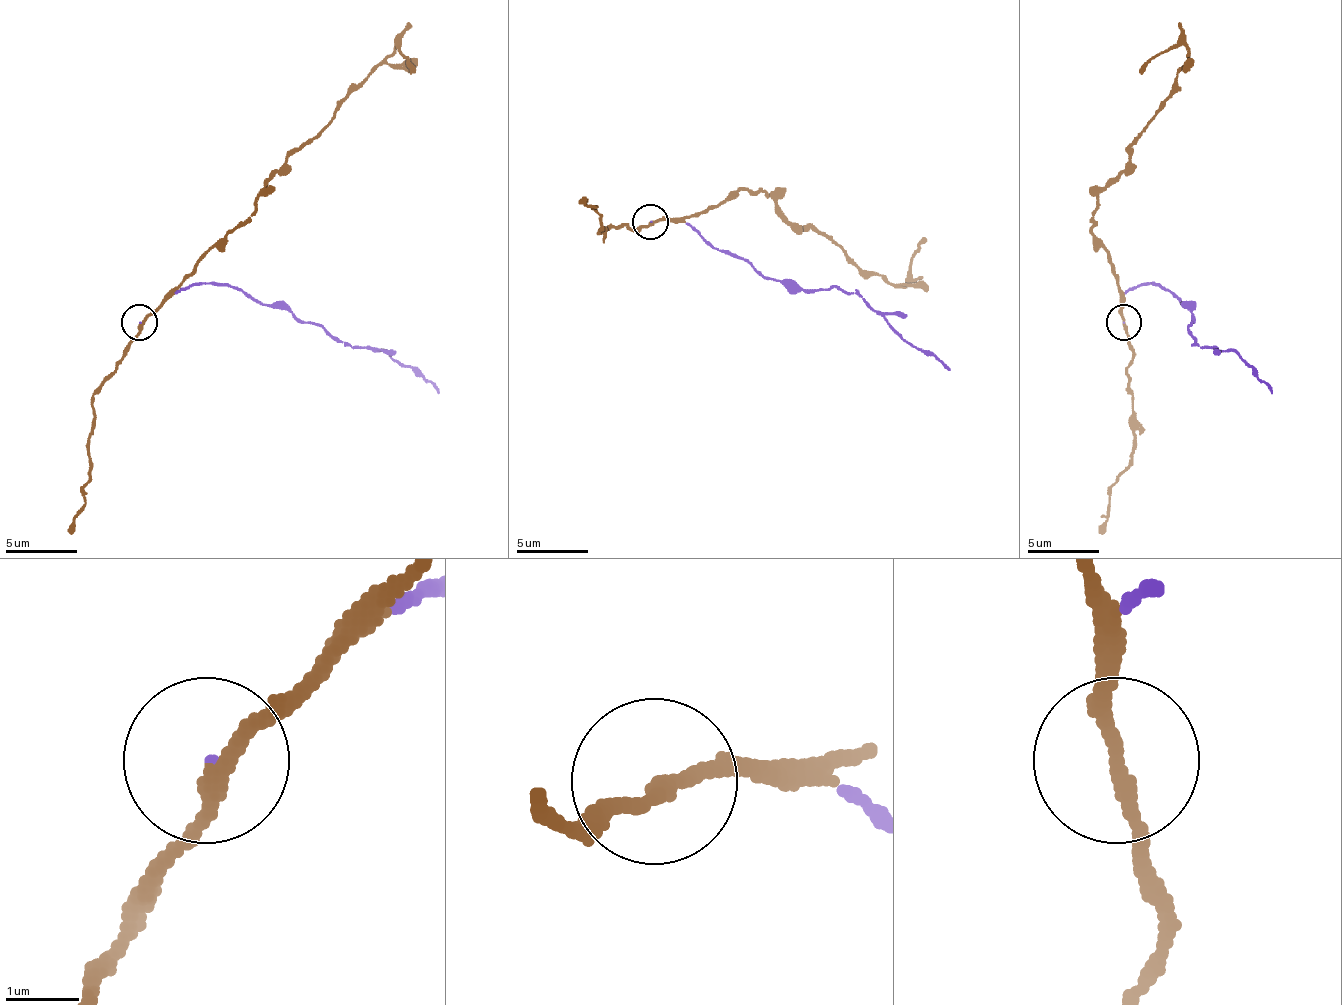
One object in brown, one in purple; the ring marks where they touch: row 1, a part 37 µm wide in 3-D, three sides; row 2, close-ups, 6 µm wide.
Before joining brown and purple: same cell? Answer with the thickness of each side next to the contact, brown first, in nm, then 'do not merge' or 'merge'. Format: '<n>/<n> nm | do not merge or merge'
200/30 nm | do not merge

